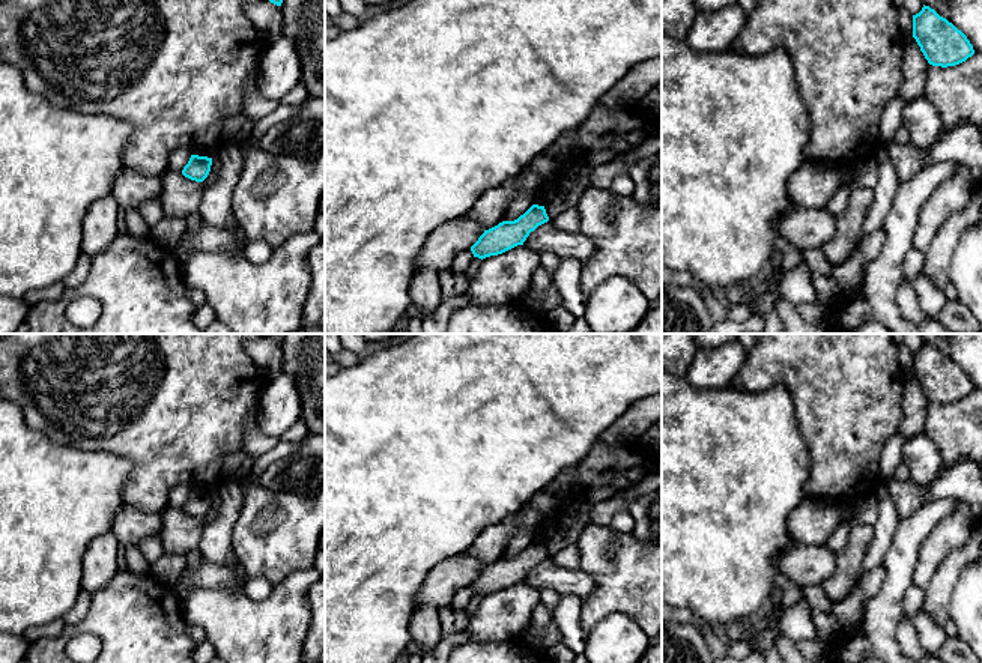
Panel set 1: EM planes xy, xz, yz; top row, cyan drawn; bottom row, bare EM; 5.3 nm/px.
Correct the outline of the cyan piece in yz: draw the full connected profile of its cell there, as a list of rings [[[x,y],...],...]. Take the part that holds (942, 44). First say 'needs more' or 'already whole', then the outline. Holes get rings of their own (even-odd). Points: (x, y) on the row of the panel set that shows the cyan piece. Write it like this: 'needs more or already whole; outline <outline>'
already whole; outline [[[925,5],[913,15],[913,38],[932,66],[955,66],[974,54],[967,36]]]

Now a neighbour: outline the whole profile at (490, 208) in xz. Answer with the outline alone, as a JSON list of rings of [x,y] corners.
[[[510,177],[502,185],[487,189],[465,216],[483,230],[489,230],[505,221],[507,209],[516,194],[517,177]]]

